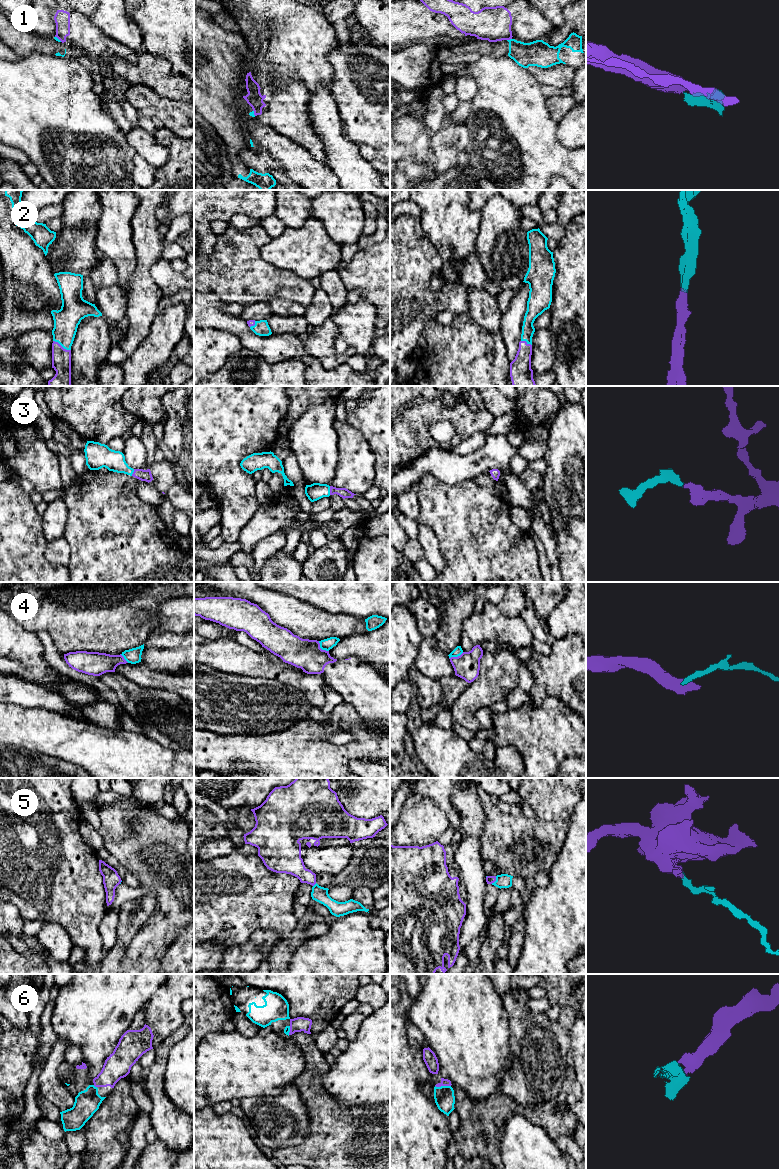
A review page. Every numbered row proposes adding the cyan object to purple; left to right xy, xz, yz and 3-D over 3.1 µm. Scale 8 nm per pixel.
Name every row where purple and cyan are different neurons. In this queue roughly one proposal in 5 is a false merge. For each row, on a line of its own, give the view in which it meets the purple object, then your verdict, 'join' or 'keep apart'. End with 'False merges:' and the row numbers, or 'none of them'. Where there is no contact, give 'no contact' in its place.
1: meets purple in yz; keep apart
2: meets purple in xy; join
3: meets purple in xz; join
4: meets purple in xz; keep apart
5: meets purple in yz; join
6: meets purple in yz; join
False merges: 1, 4

